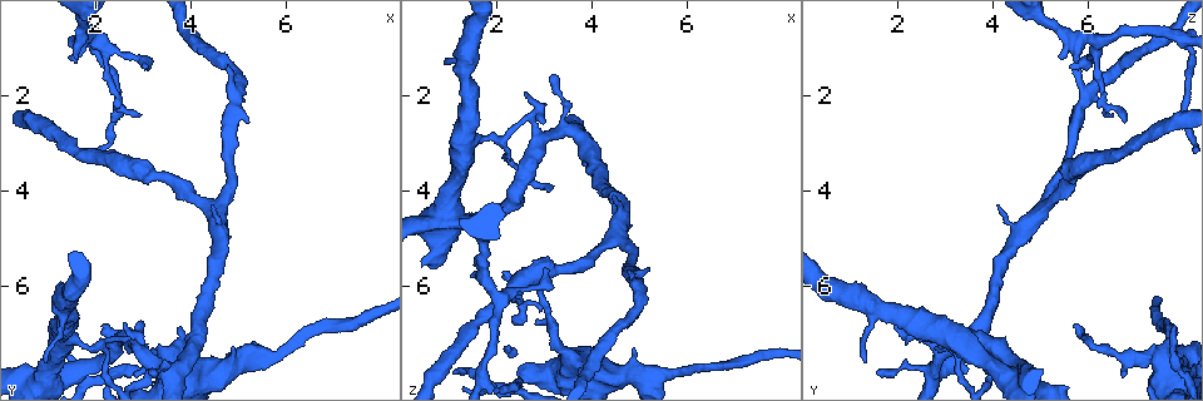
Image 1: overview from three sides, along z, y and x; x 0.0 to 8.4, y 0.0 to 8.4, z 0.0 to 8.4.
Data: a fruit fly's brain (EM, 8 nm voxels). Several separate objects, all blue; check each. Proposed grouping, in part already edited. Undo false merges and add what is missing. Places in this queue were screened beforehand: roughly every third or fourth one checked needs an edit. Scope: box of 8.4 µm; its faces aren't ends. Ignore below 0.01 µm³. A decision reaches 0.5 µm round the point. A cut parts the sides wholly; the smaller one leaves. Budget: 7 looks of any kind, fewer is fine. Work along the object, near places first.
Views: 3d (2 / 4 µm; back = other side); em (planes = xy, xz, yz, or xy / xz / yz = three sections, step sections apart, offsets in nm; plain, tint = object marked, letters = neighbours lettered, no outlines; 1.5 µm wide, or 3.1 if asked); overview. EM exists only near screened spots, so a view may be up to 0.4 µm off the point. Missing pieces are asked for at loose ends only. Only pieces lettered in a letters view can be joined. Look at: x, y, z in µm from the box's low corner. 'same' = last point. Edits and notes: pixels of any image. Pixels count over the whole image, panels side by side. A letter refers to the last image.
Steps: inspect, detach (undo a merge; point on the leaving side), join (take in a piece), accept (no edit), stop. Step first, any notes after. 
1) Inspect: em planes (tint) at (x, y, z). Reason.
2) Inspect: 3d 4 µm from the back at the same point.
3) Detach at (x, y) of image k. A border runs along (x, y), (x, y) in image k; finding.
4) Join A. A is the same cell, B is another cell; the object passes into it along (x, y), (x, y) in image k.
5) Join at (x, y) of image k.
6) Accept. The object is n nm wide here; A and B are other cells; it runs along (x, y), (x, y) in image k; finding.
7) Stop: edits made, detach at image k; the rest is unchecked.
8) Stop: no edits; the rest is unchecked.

Inspect: 3d 4 µm at (0.95, 7.60, 1.35). Thin end.

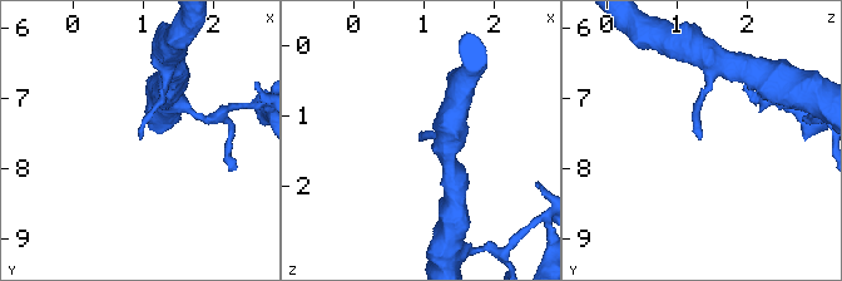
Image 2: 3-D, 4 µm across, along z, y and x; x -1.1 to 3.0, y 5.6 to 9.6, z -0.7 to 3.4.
Inspect: em planes (letters) at (0.95, 7.60, 1.30).

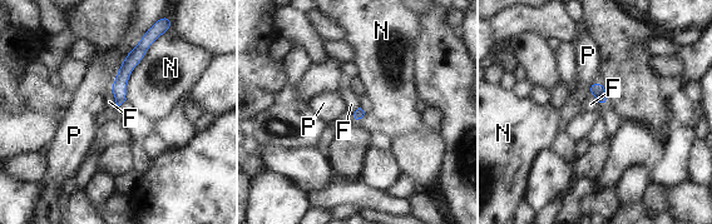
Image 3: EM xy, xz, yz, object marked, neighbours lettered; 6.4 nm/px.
Accept. The longest contact is with N, 480 nm; F, N and P are other cells; a border runs along (109, 89), (118, 106) in image 3; none of them fits.

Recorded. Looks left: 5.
Inspect: em planes (tint) at (1.35, 7.00, 2.85). Two arms in line, one across.

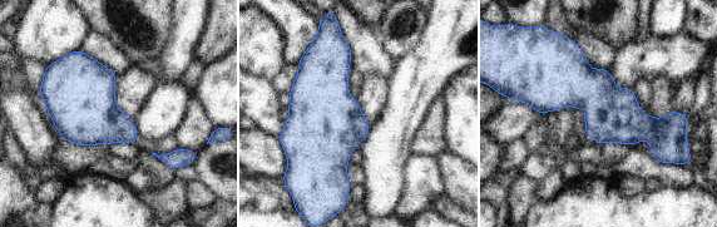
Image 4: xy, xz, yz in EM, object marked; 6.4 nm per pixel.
Inspect: em planes (letters) at the same point.

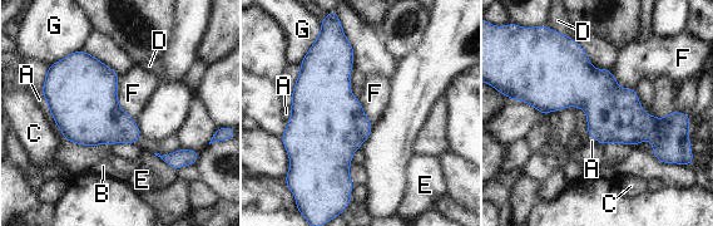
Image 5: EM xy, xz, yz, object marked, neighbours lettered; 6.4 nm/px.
Accept. A, B, C, D, E, F and G are other cells; a border runs along (41, 94), (53, 121), (65, 139) in image 5; one neuron here.

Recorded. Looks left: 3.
Inspect: em planes (plain) at (3.15, 7.85, 4.00). Long arm stops here.

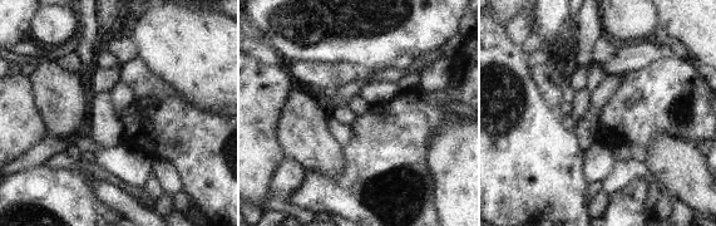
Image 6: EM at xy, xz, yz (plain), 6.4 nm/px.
Inspect: em planes (tint) at the same point. Where the object lies.

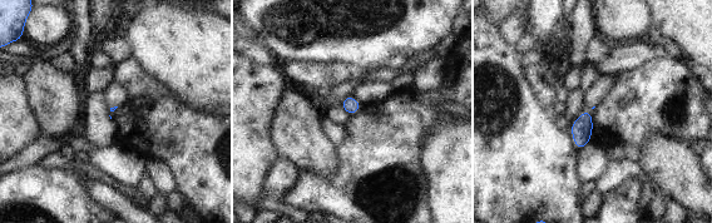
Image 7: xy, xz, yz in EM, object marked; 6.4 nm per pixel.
Inspect: em planes (letters) at the same point. What lies round it.

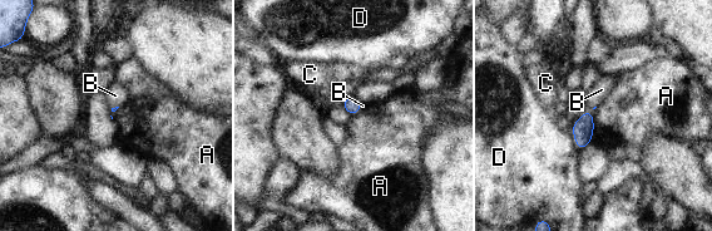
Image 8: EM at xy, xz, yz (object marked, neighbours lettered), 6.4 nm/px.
Join B. B is the same cell, A, C and D are other cells; the object passes into it along (583, 128), (591, 112), (602, 89) in image 8; the neuron continues.

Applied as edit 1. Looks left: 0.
Stop: edits made, join at image 8; the rest is unchecked.

